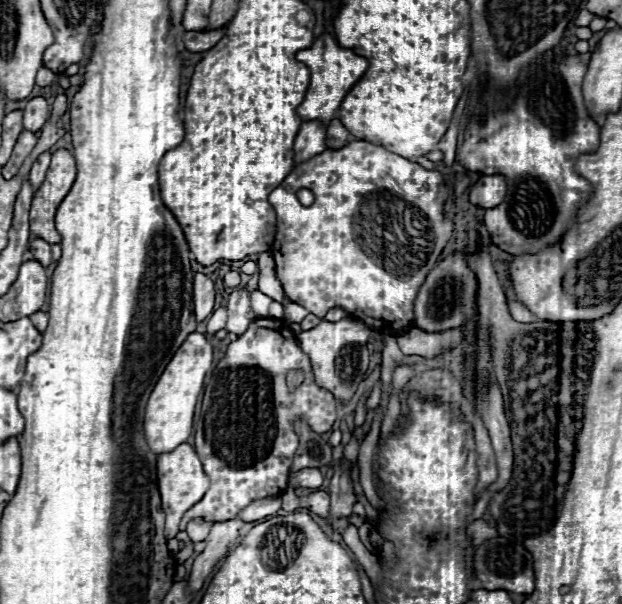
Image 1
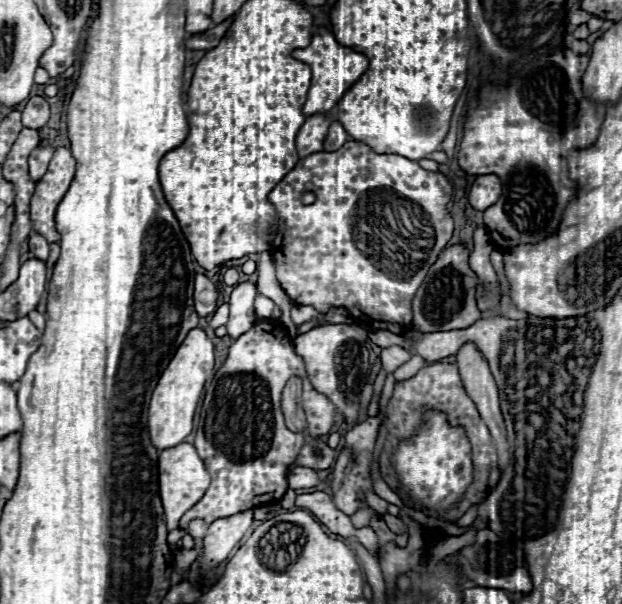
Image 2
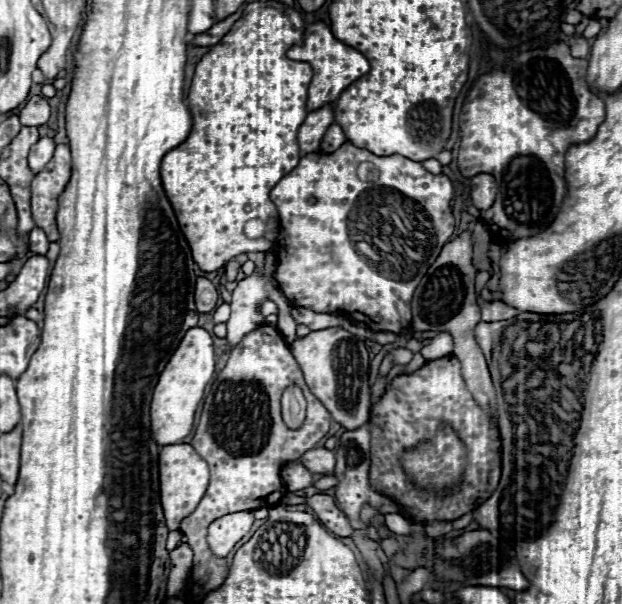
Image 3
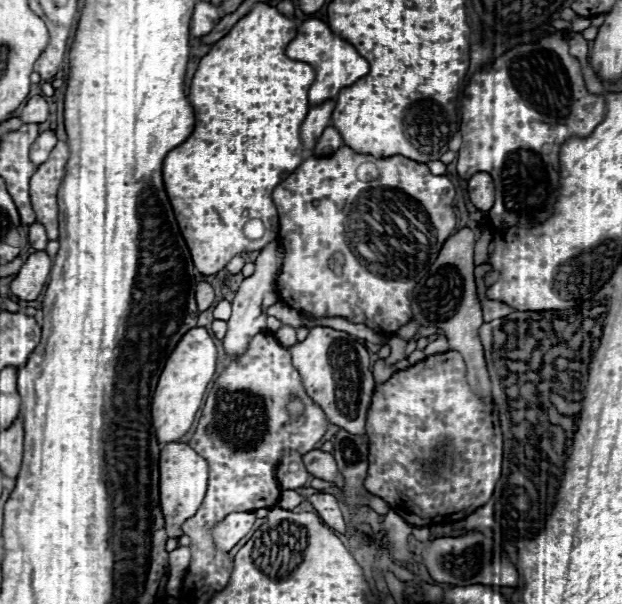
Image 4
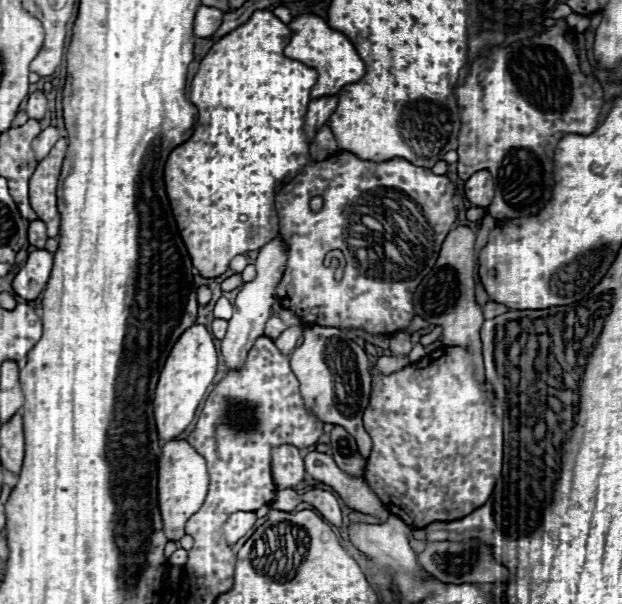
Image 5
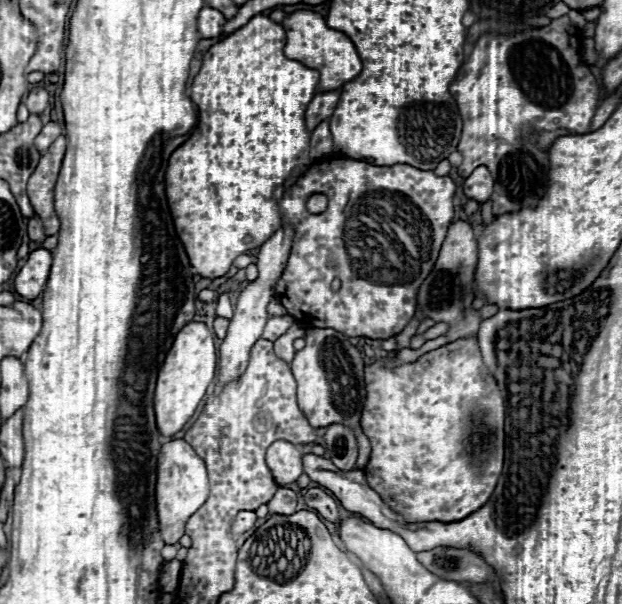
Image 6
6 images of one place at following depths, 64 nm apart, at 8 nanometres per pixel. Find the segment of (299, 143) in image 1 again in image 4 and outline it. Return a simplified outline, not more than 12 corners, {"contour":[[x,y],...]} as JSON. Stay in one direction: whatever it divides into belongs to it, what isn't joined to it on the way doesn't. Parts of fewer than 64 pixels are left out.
{"contour":[[326,100],[308,110],[300,128],[306,150],[316,146],[330,124],[336,100]]}

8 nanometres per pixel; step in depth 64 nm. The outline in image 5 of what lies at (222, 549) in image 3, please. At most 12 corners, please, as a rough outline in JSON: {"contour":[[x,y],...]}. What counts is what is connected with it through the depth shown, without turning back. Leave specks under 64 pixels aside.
{"contour":[[236,512],[224,524],[224,536],[236,544],[256,522],[254,512]]}

